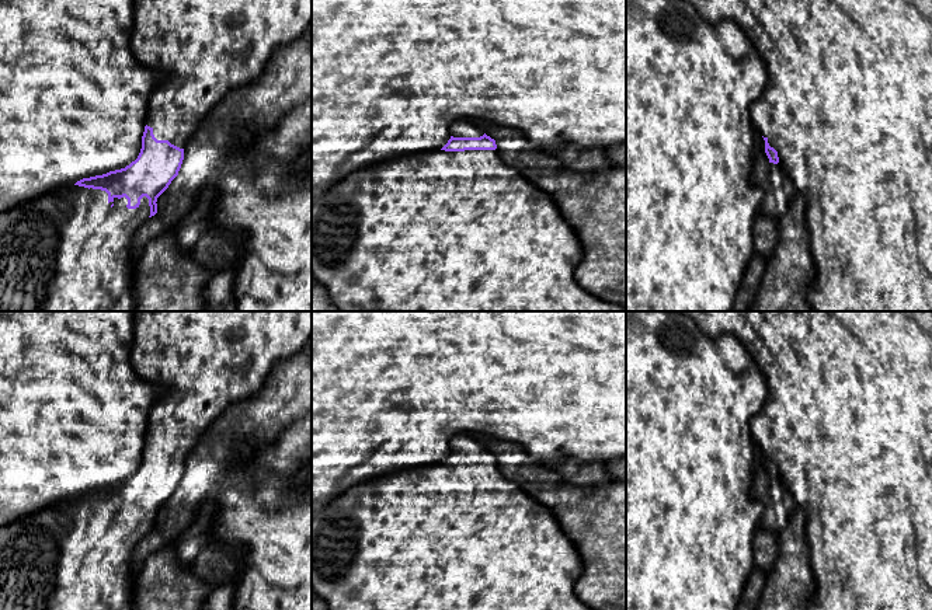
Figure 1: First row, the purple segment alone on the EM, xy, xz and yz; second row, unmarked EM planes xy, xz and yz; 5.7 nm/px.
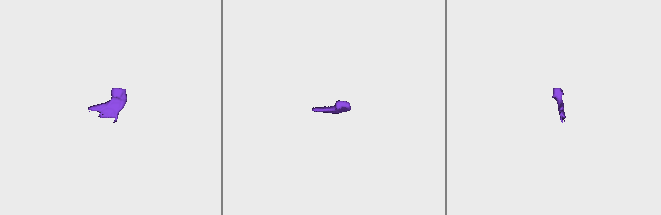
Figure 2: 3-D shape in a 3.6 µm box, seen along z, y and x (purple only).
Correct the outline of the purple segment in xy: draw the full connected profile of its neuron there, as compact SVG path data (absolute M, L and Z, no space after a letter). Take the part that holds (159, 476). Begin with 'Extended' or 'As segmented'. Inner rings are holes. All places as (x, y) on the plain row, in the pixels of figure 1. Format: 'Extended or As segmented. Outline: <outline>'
Extended. Outline: M133 311L133 338L131 362L136 373L146 381L166 388L150 411L150 423L142 450L142 463L135 475L121 484L102 489L83 492L74 499L66 499L53 506L38 510L0 529L0 610L133 610L135 576L131 572L133 550L138 543L157 527L157 512L178 489L184 474L184 461L197 447L199 439L211 425L236 402L257 395L274 365L300 352L312 342L312 311Z

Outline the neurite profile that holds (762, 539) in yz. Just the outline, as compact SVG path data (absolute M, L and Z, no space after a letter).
M757 527L752 537L754 561L752 569L769 574L773 567L773 560L778 555L779 533L766 531Z

